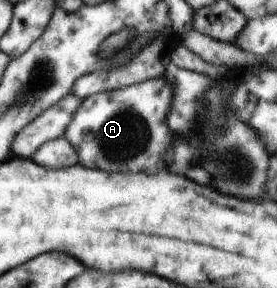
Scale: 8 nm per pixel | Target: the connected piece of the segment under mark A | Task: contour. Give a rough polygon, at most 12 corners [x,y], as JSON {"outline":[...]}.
{"outline":[[152,78],[81,100],[78,163],[156,173],[174,87]]}

